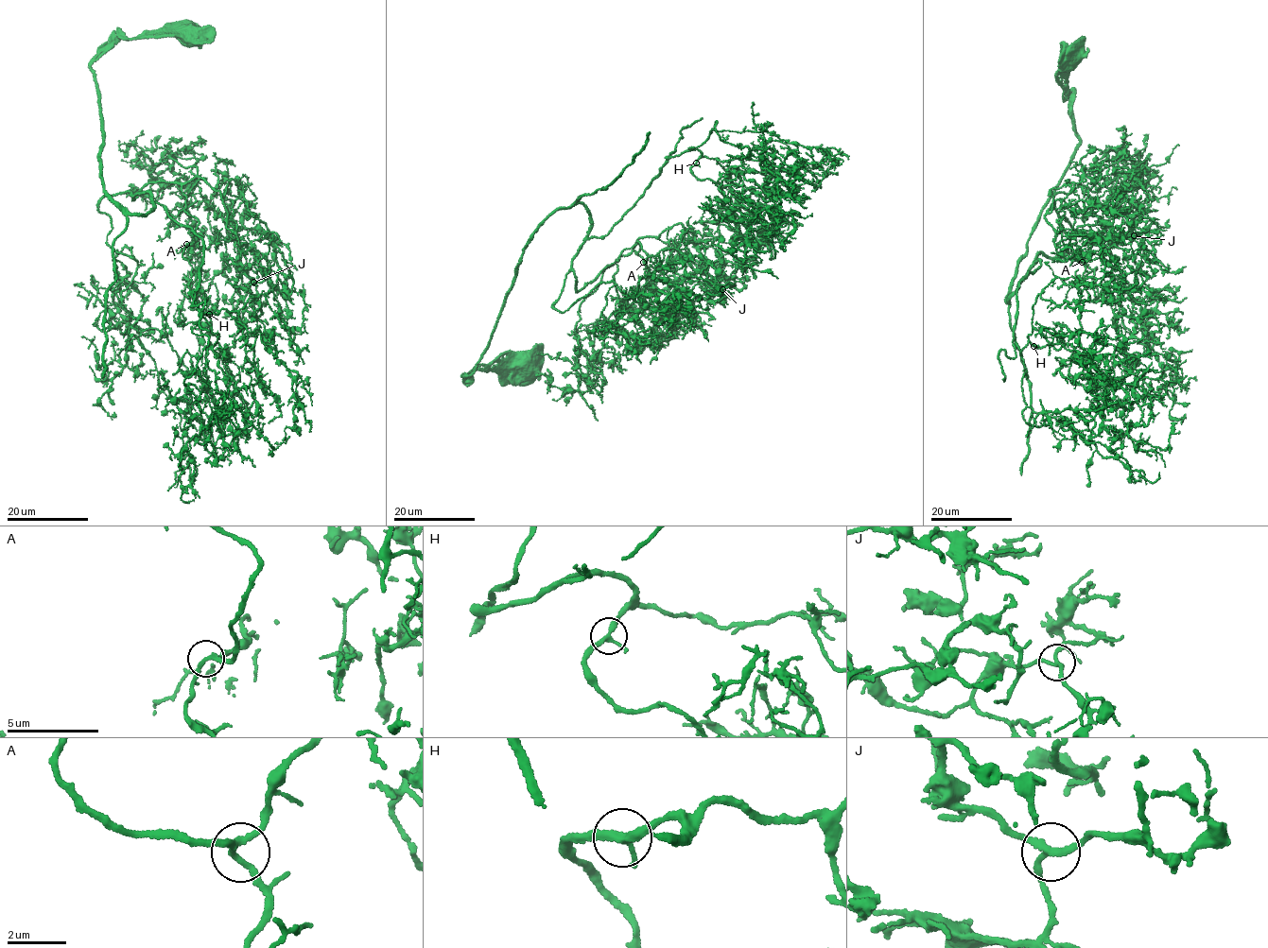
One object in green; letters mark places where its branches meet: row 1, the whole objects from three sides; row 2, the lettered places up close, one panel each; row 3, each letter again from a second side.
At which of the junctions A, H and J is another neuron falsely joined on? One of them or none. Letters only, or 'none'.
none

